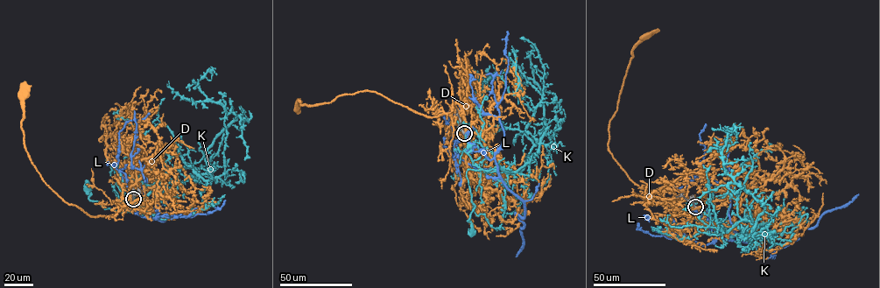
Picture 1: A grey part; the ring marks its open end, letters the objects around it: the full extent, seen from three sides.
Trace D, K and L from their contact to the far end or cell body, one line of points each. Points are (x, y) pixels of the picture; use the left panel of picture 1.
D: (133, 199), (144, 204), (138, 200), (116, 214), (92, 216), (46, 185), (26, 151), (21, 123), (24, 92)
K: (132, 198), (128, 205), (144, 210), (144, 205), (130, 212), (104, 208), (99, 201), (89, 199), (88, 187)
L: (133, 199), (130, 203), (142, 216), (137, 213), (145, 201), (137, 176), (137, 138), (132, 125), (124, 122)

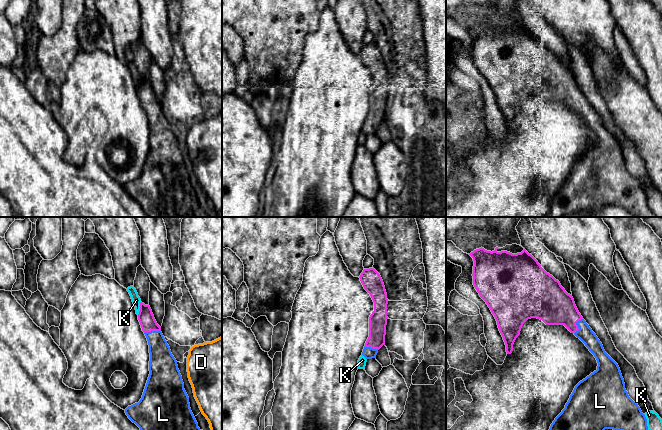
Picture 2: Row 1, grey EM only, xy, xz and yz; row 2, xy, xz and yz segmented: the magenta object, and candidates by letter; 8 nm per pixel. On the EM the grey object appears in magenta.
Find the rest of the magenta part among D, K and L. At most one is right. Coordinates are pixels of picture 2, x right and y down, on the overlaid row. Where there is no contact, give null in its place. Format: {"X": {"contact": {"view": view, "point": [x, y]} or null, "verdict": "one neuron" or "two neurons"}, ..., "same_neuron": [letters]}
{"D": {"contact": null, "verdict": "two neurons"}, "K": {"contact": {"view": "xy", "point": [140, 308]}, "verdict": "two neurons"}, "L": {"contact": {"view": "yz", "point": [576, 325]}, "verdict": "one neuron"}, "same_neuron": ["L"]}

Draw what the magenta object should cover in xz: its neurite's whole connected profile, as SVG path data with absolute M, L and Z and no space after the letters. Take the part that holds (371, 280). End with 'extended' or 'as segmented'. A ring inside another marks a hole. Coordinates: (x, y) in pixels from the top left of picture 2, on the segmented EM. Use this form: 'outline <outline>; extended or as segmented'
outline M374 268L364 269L359 278L374 302L374 311L369 317L369 337L362 352L366 359L372 359L385 345L388 299L383 280Z; extended

